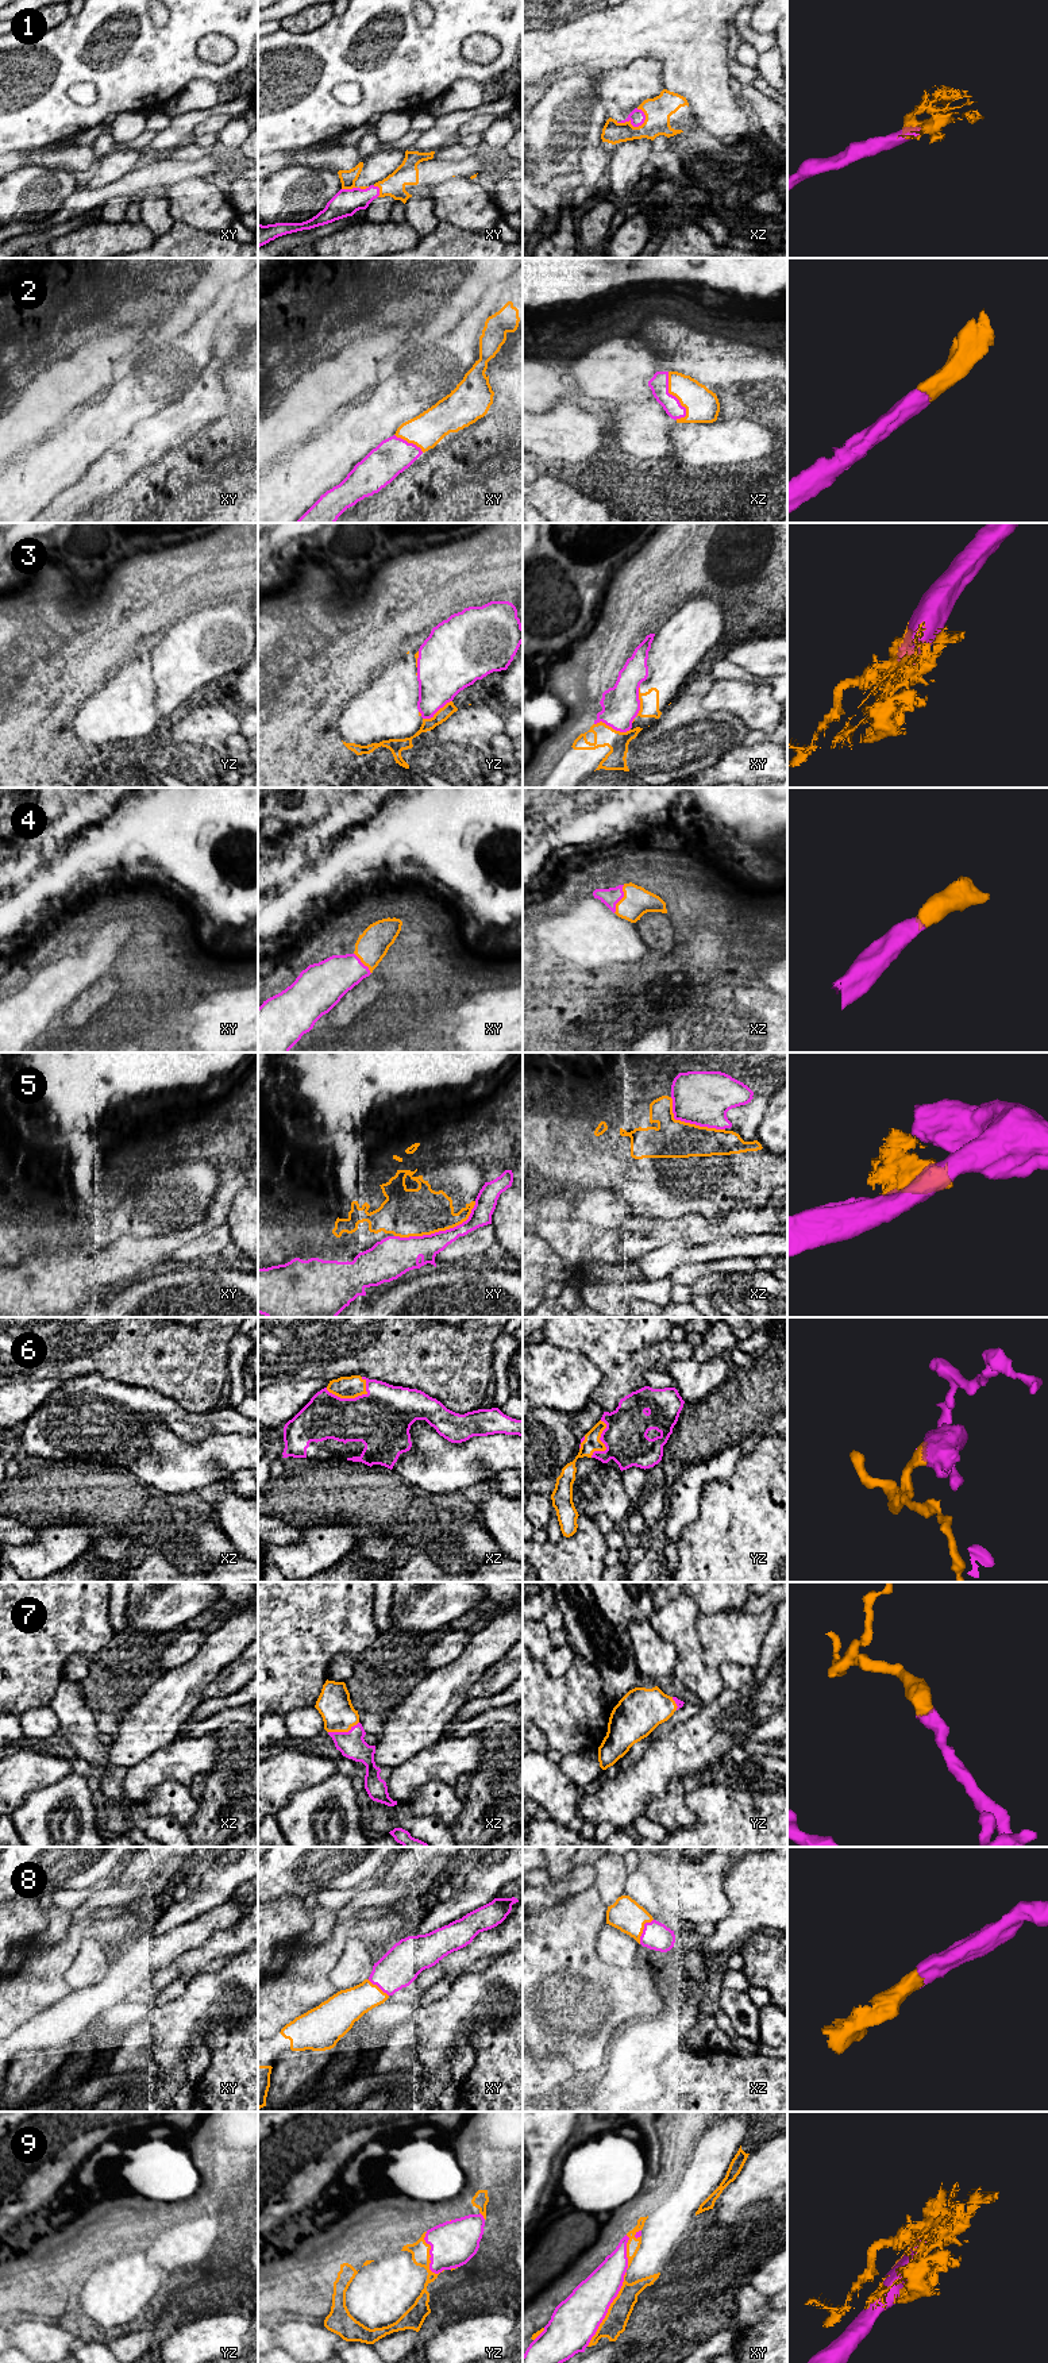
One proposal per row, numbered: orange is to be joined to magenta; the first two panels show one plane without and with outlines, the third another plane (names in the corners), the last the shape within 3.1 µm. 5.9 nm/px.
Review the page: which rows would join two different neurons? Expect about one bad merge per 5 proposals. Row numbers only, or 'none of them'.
5

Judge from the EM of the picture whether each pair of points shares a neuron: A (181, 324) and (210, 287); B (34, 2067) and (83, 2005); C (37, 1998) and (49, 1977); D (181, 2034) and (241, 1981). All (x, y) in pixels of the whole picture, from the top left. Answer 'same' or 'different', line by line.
A: same
B: different
C: same
D: same

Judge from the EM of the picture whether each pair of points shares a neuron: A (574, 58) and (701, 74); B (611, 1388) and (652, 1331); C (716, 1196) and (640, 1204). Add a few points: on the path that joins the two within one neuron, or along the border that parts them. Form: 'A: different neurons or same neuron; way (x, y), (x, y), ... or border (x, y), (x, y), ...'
A: same neuron; way (605, 45), (670, 45)
B: same neuron; way (620, 1371), (621, 1354), (636, 1339)
C: same neuron; way (697, 1189), (659, 1189)

